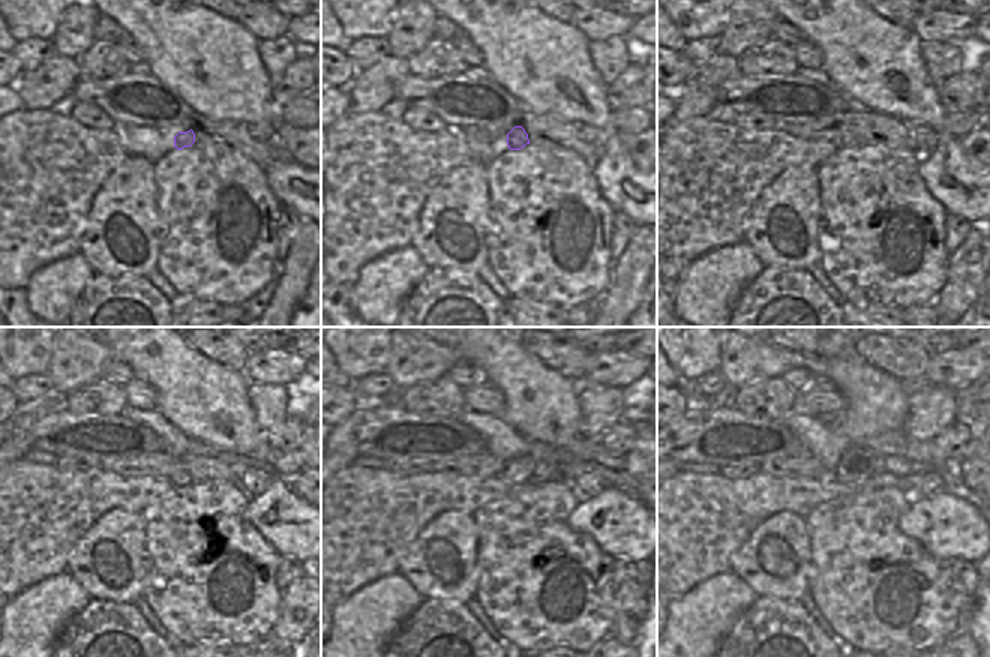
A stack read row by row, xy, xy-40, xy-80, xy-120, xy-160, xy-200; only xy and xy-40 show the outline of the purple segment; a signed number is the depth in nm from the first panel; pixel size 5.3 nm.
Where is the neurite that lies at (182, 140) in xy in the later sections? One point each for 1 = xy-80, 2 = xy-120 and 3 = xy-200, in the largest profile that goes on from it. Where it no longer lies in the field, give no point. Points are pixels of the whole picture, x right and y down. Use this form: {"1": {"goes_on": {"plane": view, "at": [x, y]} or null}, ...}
{"1": {"goes_on": {"plane": "xy-80", "at": [849, 138]}}, "2": {"goes_on": {"plane": "xy-120", "at": [179, 477]}}, "3": {"goes_on": {"plane": "xy-200", "at": [857, 464]}}}

